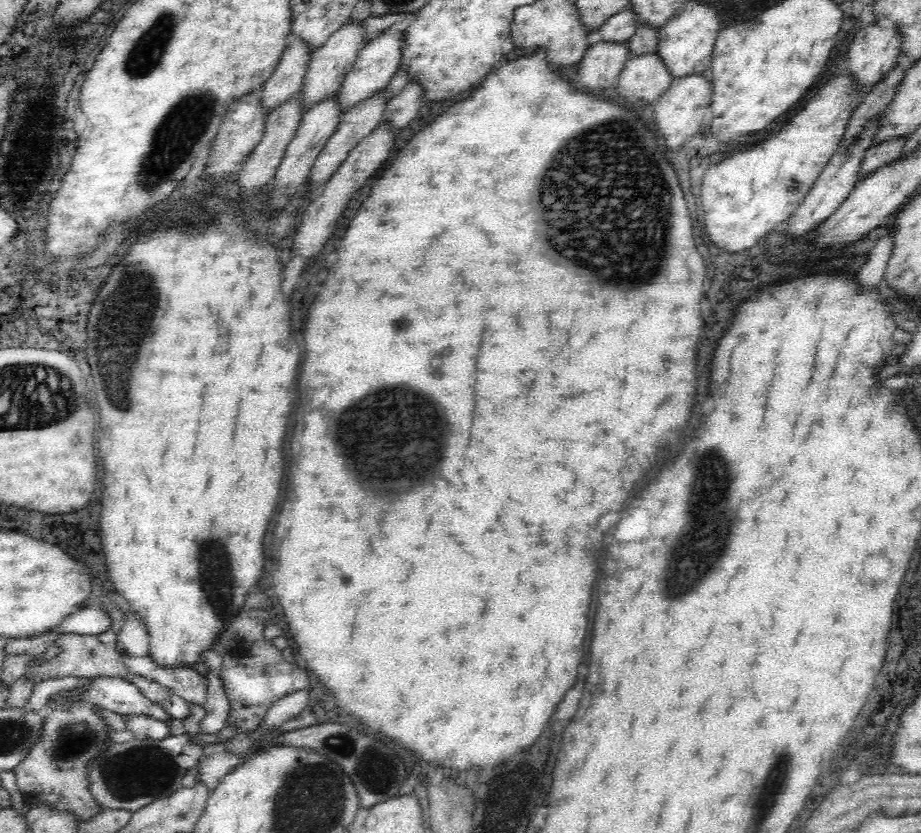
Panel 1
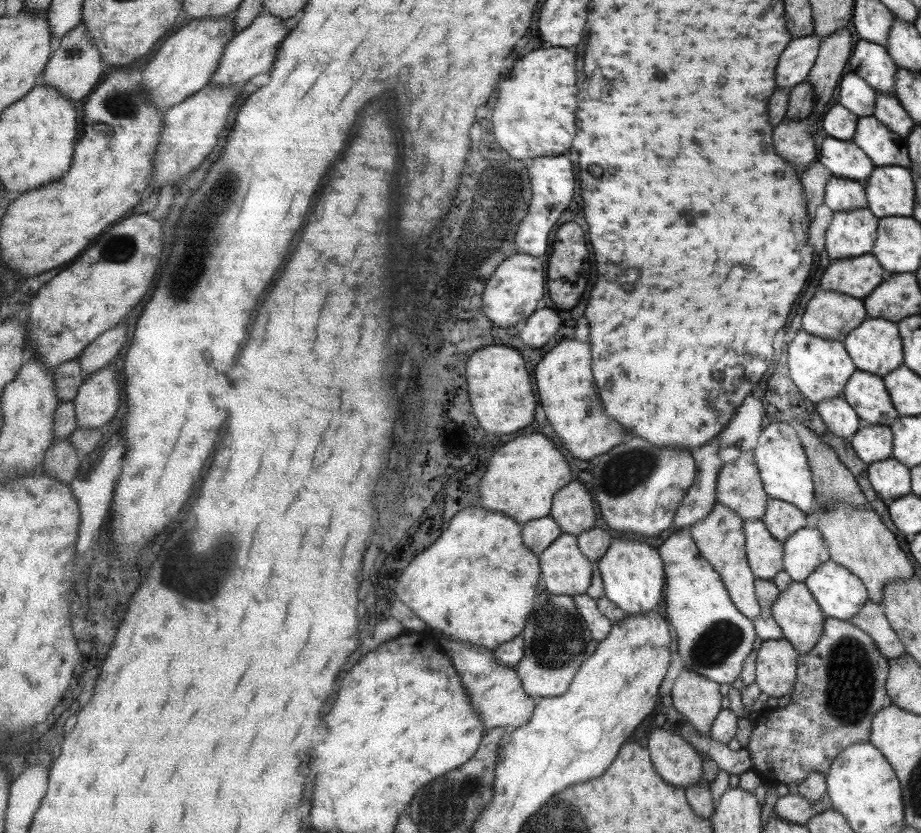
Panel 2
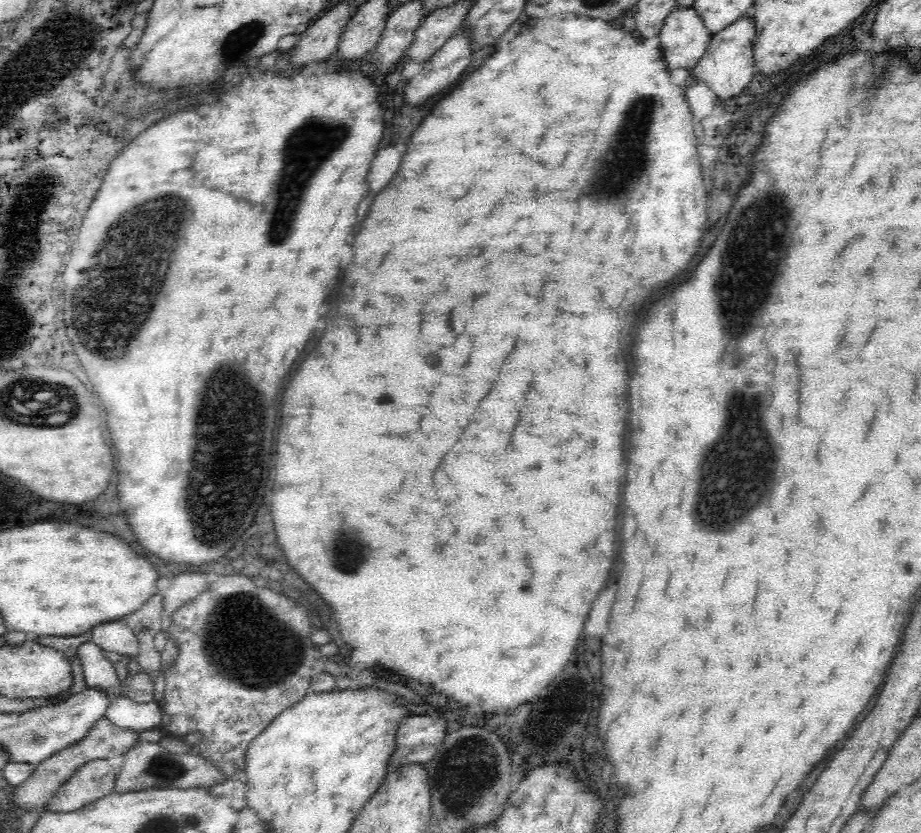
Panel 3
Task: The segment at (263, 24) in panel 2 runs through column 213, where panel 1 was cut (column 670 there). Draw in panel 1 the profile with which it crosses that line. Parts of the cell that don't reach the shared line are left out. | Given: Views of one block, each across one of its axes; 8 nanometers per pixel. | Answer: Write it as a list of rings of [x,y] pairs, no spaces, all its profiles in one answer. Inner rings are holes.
[[[656,52],[629,58],[619,78],[618,94],[632,108],[653,105],[674,81]]]

